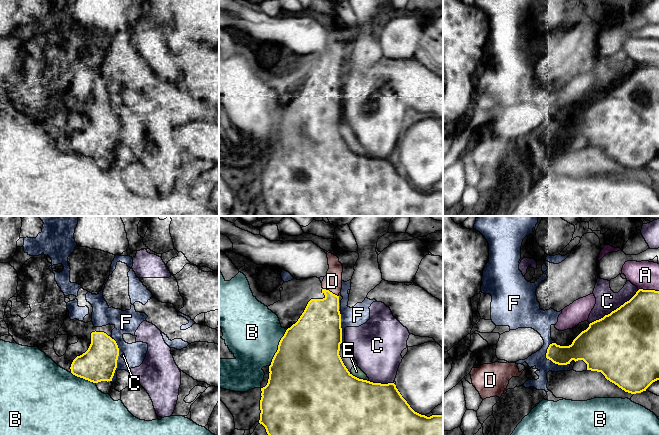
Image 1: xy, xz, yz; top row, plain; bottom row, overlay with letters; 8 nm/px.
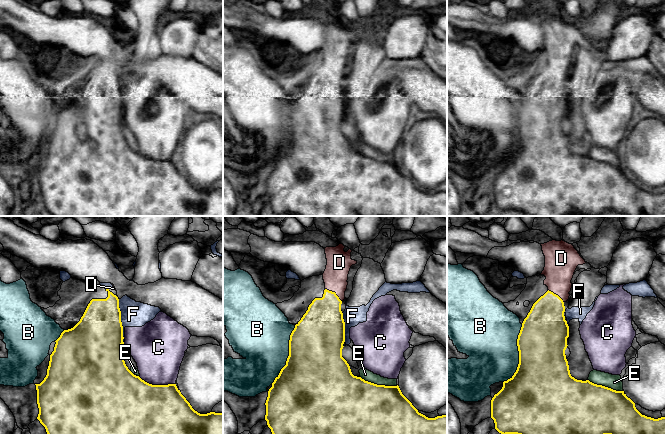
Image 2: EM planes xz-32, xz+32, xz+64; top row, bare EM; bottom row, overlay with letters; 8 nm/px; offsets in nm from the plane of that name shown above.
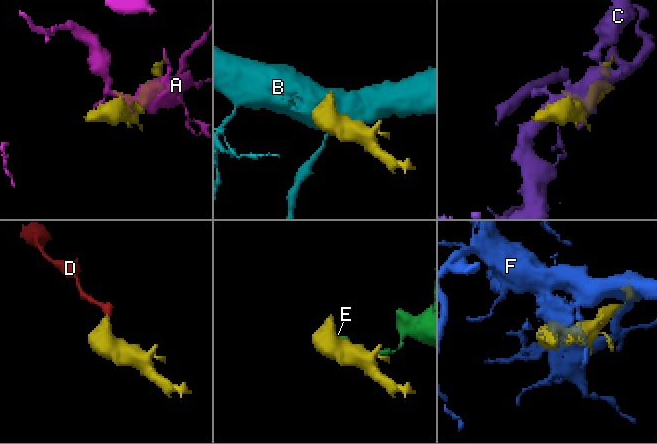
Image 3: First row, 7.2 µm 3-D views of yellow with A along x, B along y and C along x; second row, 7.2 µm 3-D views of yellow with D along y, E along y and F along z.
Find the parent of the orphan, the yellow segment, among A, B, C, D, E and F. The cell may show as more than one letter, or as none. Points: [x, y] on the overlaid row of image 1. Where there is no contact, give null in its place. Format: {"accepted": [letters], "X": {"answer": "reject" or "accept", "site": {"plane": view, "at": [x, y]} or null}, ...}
{"accepted": ["D"], "A": {"answer": "reject", "site": {"plane": "yz", "at": [648, 290]}}, "B": {"answer": "reject", "site": {"plane": "xz", "at": [278, 345]}}, "C": {"answer": "reject", "site": {"plane": "yz", "at": [614, 310]}}, "D": {"answer": "accept", "site": {"plane": "xz", "at": [331, 292]}}, "E": {"answer": "reject", "site": {"plane": "xz", "at": [360, 379]}}, "F": {"answer": "reject", "site": {"plane": "xy", "at": [117, 359]}}}

